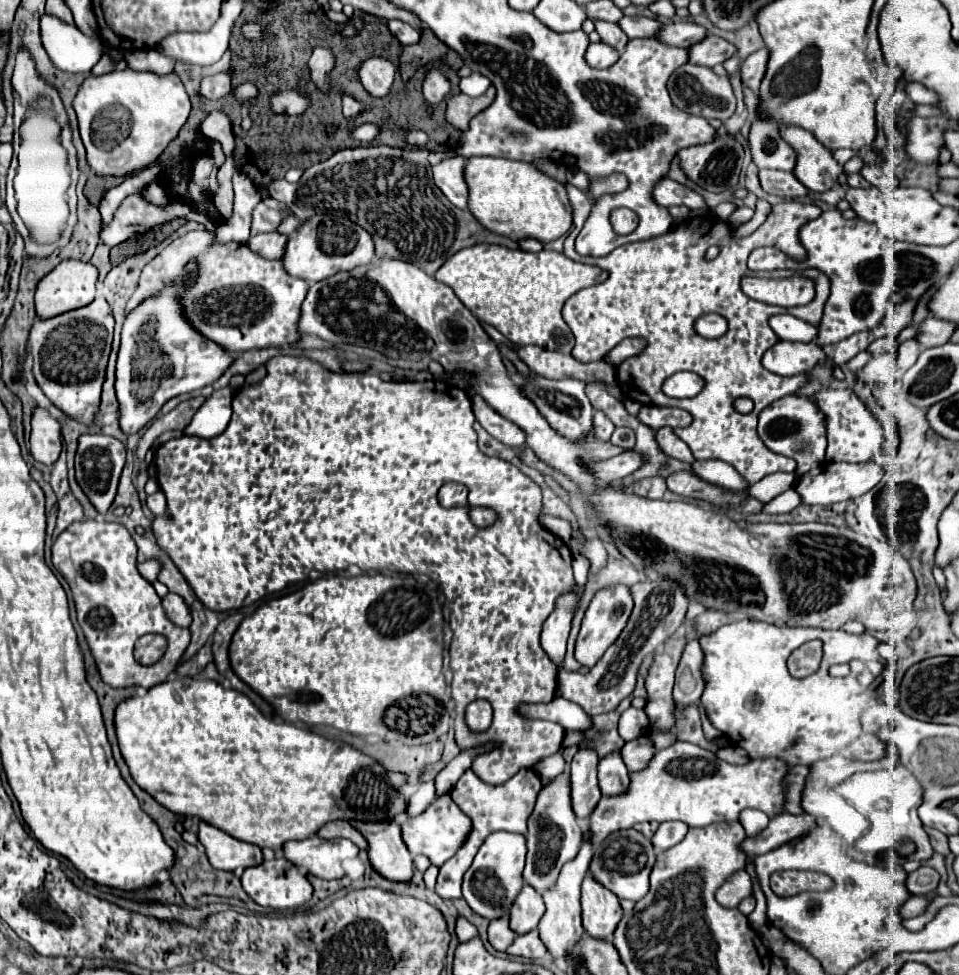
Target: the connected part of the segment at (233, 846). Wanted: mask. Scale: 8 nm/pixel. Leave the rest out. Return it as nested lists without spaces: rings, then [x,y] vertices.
[[[199,823],[199,841],[205,845],[209,863],[221,871],[247,869],[261,865],[263,855],[257,845],[239,841],[209,823]]]

